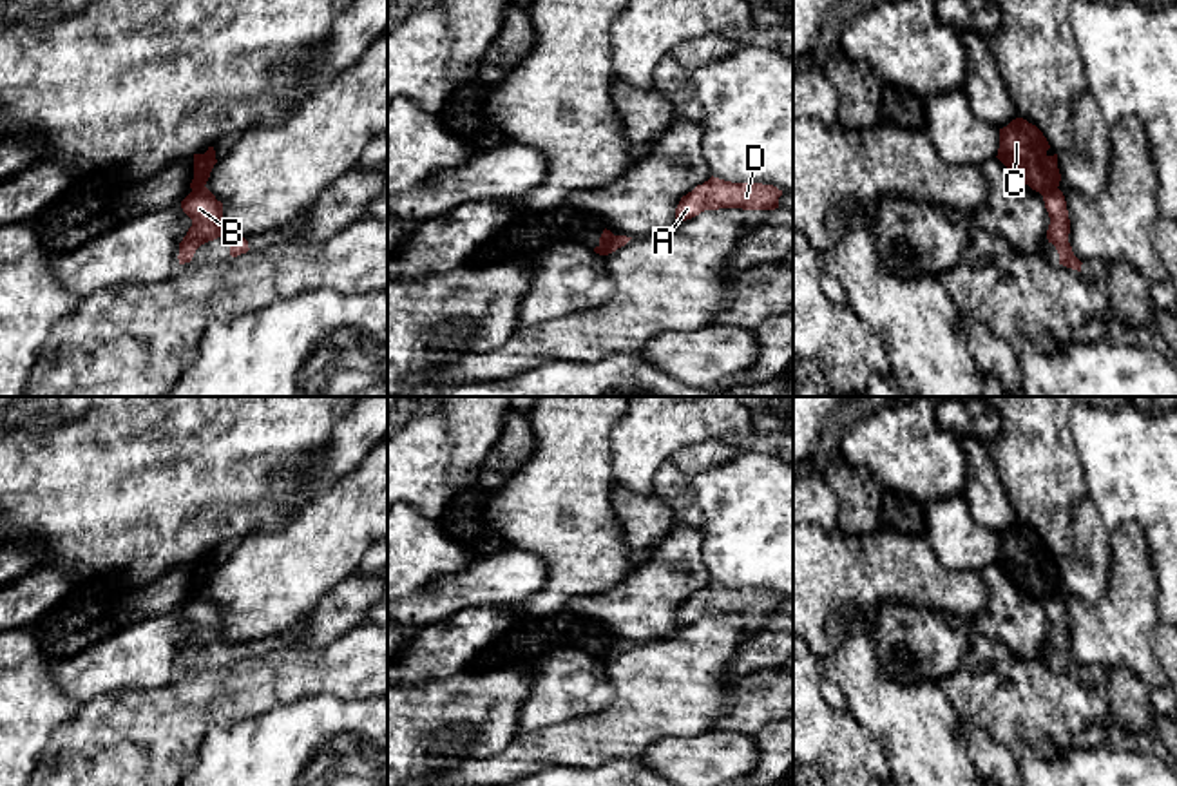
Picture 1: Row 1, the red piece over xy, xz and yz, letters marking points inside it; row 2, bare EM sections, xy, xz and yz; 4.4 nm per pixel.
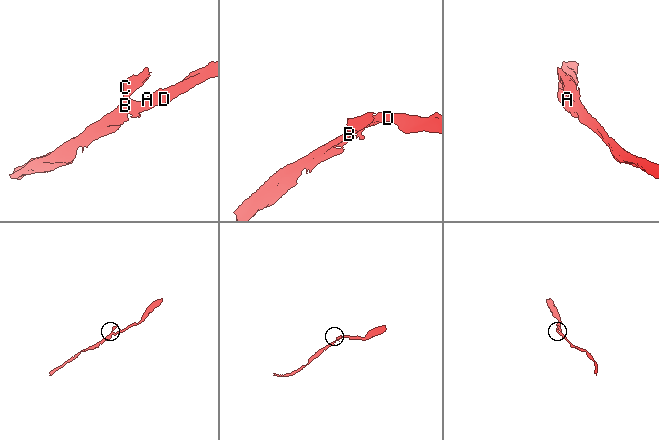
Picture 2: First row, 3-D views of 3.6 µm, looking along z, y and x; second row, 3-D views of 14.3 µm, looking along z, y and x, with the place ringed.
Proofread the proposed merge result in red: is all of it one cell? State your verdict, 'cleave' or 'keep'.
cleave

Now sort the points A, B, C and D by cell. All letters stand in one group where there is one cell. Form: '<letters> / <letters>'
A B D / C

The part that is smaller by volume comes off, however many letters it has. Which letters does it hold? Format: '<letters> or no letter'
C

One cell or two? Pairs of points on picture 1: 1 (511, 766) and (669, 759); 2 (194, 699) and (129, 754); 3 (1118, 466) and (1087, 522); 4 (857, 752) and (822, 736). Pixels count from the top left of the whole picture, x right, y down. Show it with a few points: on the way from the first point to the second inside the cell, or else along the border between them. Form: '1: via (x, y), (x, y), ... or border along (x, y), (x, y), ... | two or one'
1: border along (678, 738), (660, 738), (638, 757) | two
2: via (178, 714), (145, 739) | one
3: border along (1087, 495), (1100, 518), (1110, 529) | two
4: via (848, 752), (842, 752), (832, 741) | one

